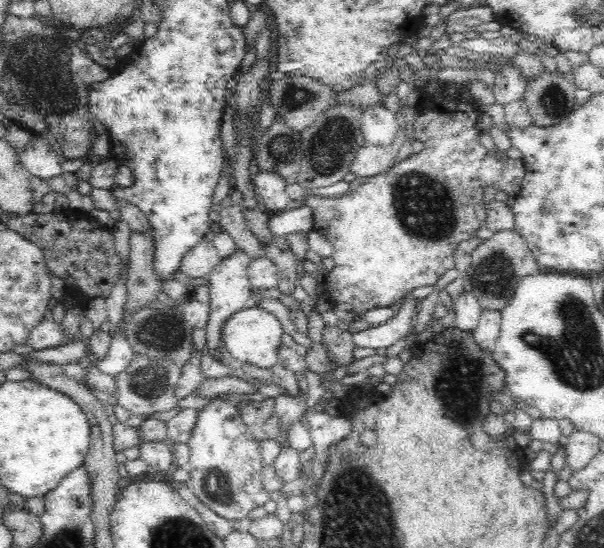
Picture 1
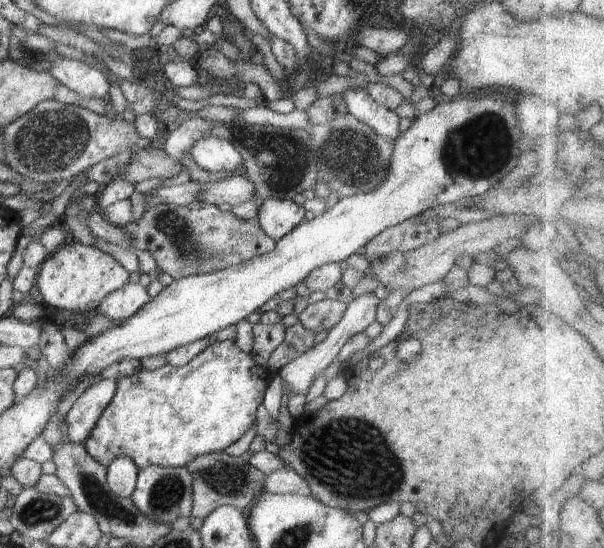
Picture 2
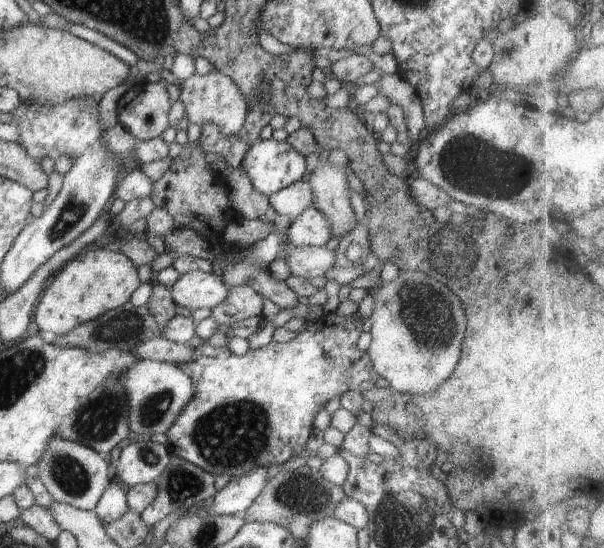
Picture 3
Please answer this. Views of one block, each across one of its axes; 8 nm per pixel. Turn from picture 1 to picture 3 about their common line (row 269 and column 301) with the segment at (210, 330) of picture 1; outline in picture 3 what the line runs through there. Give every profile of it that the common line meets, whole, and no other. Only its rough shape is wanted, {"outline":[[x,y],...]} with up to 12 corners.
{"outline":[[317,208],[291,220],[295,247],[324,247],[332,238],[330,220]]}

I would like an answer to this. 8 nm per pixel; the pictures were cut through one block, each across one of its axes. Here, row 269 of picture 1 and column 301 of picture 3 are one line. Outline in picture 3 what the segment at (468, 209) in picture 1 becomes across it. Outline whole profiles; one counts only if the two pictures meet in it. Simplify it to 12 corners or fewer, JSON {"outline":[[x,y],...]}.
{"outline":[[357,314],[244,355],[193,348],[166,450],[240,478],[334,396],[389,386]]}

